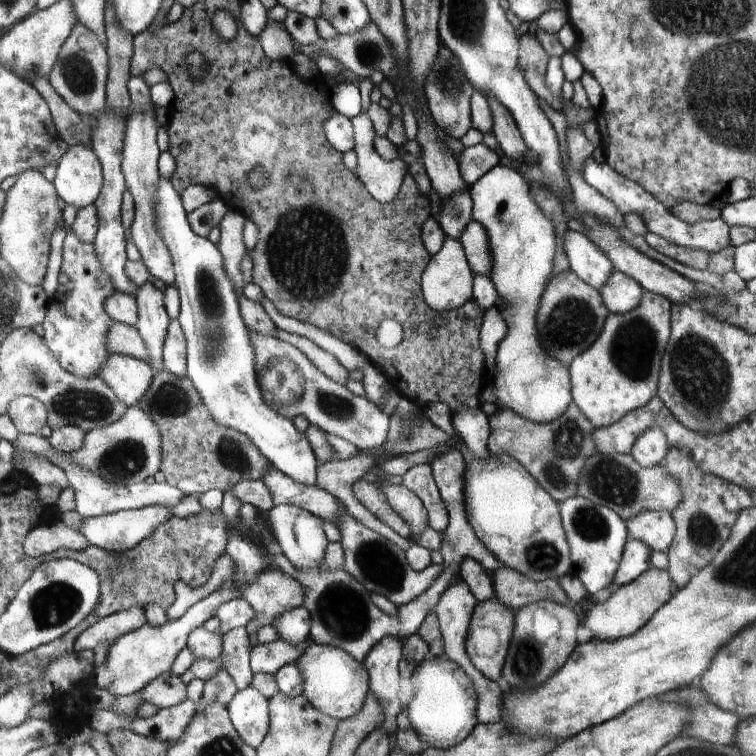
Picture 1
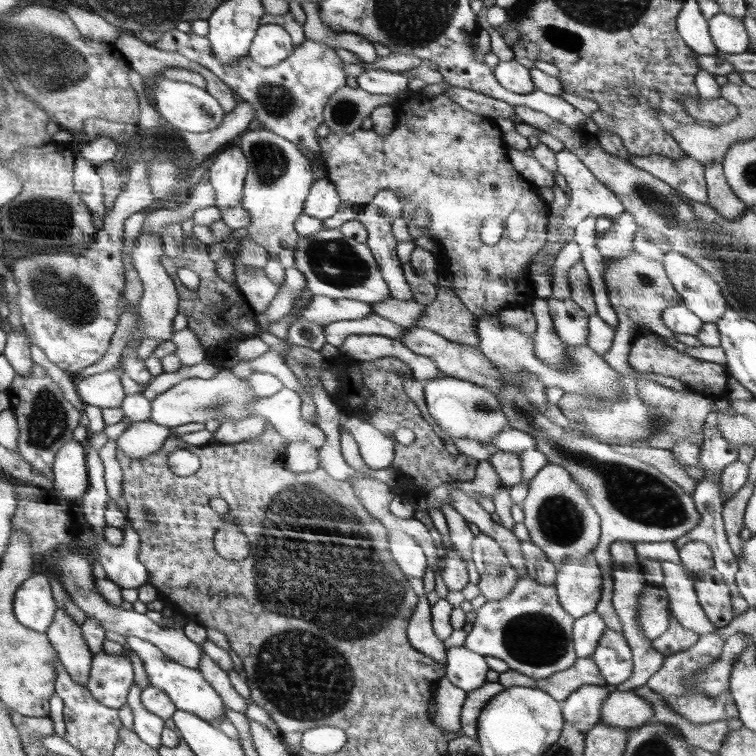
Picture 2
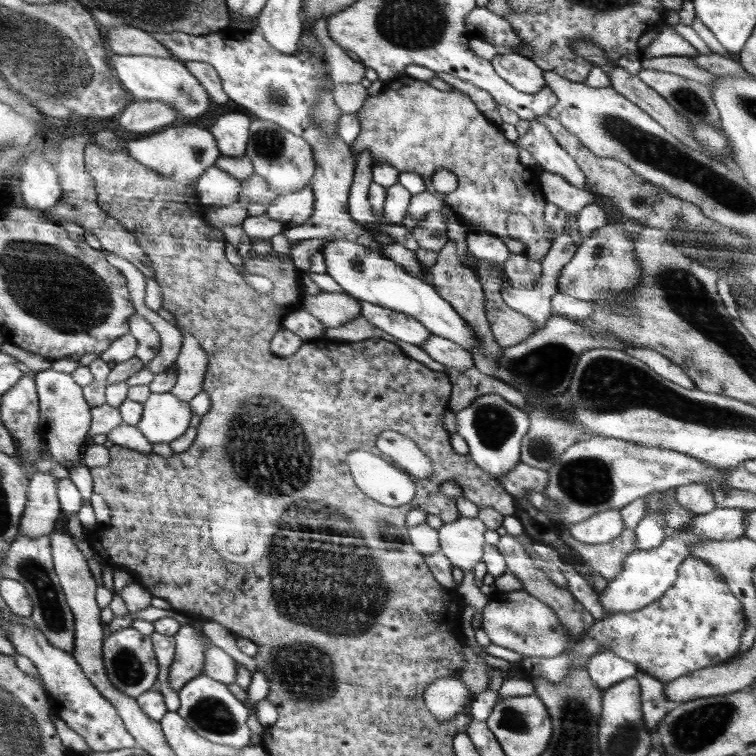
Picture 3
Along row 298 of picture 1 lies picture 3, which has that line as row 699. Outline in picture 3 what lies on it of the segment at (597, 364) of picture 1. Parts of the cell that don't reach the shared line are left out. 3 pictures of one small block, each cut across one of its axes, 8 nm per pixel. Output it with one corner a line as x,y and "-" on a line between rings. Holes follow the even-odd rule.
642,671
634,676
642,689
643,721
648,726
648,733
654,734
660,721
668,715
672,704
665,695
664,684

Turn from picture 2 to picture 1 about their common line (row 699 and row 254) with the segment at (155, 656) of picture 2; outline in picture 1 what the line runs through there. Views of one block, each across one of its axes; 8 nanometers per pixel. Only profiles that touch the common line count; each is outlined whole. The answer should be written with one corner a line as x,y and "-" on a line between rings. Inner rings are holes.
168,178
160,180
156,202
158,228
174,256
180,300
177,320
187,348
186,376
195,384
204,406
220,426
248,436
282,474
300,484
317,486
319,460
305,432
298,431
292,419
272,410
264,400
256,370
256,350
252,348
252,336
248,334
240,310
240,294
236,294
236,286
232,286
232,278
228,278
228,270
224,270
224,256
209,239
192,230
181,195

